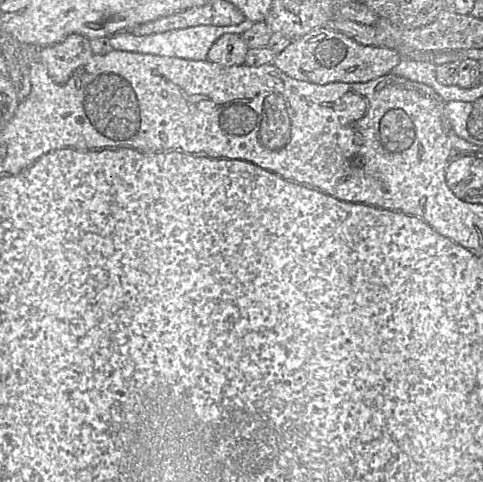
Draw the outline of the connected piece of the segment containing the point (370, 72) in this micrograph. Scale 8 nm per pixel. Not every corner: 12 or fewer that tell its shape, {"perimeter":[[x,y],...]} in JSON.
{"perimeter":[[318,27],[272,64],[313,84],[365,83],[390,73],[394,49]]}

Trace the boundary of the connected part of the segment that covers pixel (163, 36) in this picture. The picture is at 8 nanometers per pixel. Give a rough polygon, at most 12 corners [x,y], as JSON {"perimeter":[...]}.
{"perimeter":[[253,22],[199,25],[163,33],[109,37],[114,50],[205,60],[223,34],[243,34]]}

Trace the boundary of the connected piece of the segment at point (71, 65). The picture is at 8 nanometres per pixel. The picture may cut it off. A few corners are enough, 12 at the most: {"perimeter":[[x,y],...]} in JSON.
{"perimeter":[[71,34],[41,48],[39,60],[62,85],[93,55]]}

